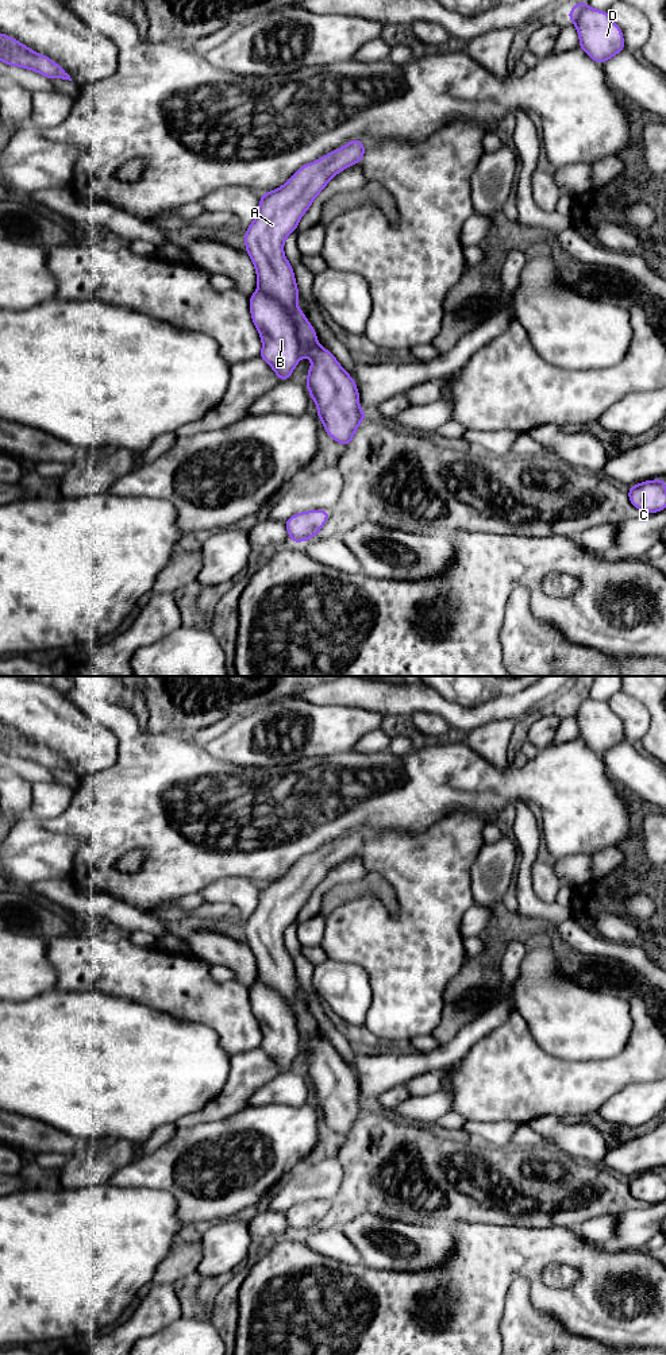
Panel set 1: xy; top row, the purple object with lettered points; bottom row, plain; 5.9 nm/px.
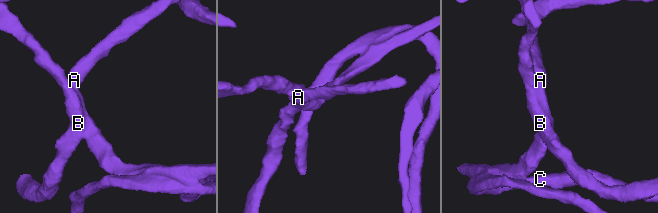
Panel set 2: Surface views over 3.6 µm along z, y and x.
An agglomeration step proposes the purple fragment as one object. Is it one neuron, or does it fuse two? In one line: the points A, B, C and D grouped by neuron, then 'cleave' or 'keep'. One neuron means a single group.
A B C D; keep

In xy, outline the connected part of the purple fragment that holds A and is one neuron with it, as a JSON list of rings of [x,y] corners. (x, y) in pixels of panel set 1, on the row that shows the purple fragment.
[[[353,139],[346,146],[300,167],[281,188],[261,194],[258,213],[243,233],[246,251],[255,266],[258,278],[258,287],[249,298],[249,305],[253,323],[262,340],[259,358],[273,368],[280,382],[292,378],[293,368],[301,356],[312,359],[305,379],[307,389],[316,404],[317,417],[327,435],[344,447],[350,444],[367,413],[359,406],[359,393],[354,379],[331,351],[319,344],[315,328],[297,306],[300,293],[293,269],[284,254],[284,242],[297,229],[300,219],[330,179],[346,167],[362,162],[365,151],[362,140]]]

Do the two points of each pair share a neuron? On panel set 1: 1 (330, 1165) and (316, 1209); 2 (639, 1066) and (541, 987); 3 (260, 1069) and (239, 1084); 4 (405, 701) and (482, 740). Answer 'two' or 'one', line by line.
1: two
2: two
3: one
4: two

